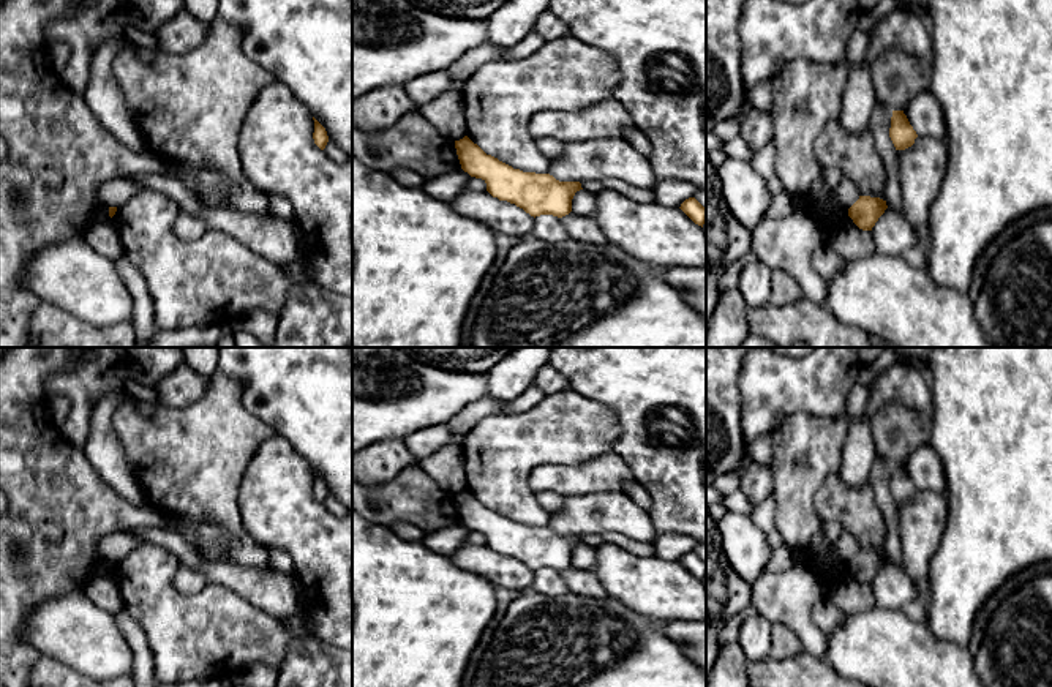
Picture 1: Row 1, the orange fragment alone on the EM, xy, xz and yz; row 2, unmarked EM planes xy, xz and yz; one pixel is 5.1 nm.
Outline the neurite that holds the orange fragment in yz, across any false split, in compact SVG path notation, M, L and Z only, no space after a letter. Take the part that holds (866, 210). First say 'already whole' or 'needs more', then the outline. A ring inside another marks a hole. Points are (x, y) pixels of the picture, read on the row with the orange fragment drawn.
already whole; M859 196L859 199L848 208L848 216L859 229L872 231L886 208L886 201L880 197Z

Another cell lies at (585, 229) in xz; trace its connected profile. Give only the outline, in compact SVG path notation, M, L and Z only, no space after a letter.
M573 212L561 218L561 224L565 227L567 235L573 242L588 245L607 245L608 238L600 231L592 216L578 216Z

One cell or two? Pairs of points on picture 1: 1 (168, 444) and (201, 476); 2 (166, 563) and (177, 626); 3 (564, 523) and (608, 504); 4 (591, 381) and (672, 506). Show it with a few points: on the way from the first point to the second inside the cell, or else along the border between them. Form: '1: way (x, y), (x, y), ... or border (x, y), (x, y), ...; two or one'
1: way (176, 452), (193, 468); one
2: way (165, 578), (165, 610); one
3: way (575, 518), (597, 506); one
4: way (624, 406), (642, 424), (643, 444), (672, 473); one

